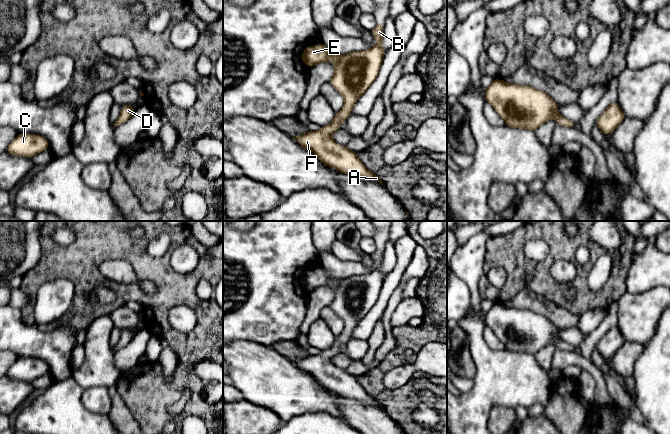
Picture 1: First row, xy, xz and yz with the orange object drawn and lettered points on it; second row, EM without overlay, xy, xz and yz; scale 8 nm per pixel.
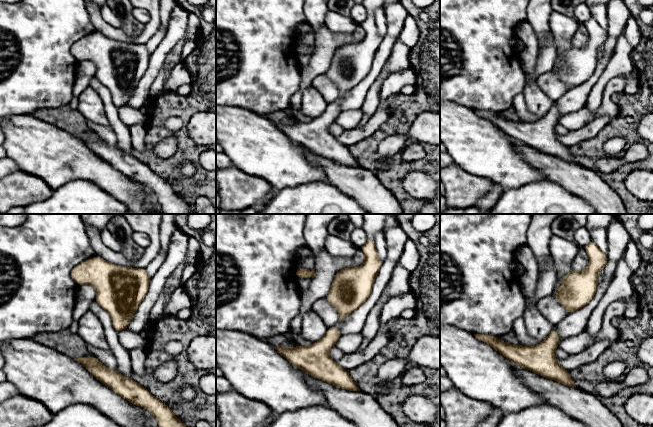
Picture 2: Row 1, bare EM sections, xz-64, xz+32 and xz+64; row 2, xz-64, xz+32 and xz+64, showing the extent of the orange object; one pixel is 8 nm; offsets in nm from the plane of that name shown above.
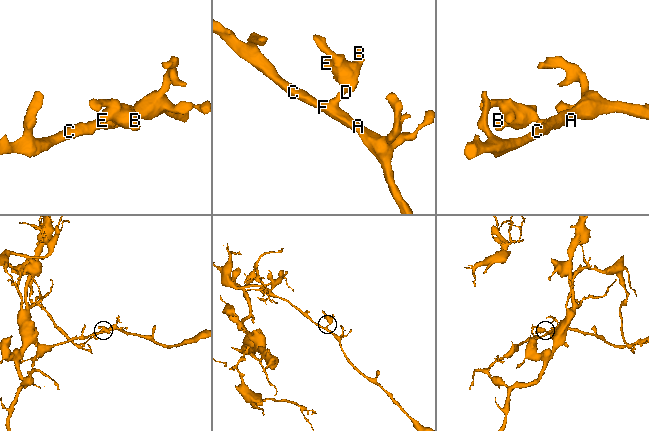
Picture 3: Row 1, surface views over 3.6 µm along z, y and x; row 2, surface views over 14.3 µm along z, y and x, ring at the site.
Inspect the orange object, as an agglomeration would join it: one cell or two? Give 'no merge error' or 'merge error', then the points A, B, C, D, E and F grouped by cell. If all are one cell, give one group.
no merge error | A B C D E F

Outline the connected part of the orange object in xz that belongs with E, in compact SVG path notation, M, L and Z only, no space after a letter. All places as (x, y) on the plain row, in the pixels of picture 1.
M377 245L376 252L371 255L373 262L377 263L376 269L364 275L352 275L350 277L335 279L329 275L323 267L316 270L308 270L302 277L301 282L306 290L315 290L319 287L332 285L334 288L334 299L329 307L343 320L344 330L339 337L335 337L333 345L327 349L320 351L318 355L308 355L300 360L293 361L303 372L308 373L325 389L331 391L341 397L349 398L354 401L373 403L384 409L380 402L369 395L364 388L358 383L357 377L349 374L333 364L332 358L340 353L341 347L346 345L351 339L352 332L360 320L374 306L379 298L379 293L383 285L385 275L383 274L383 251L384 248Z

